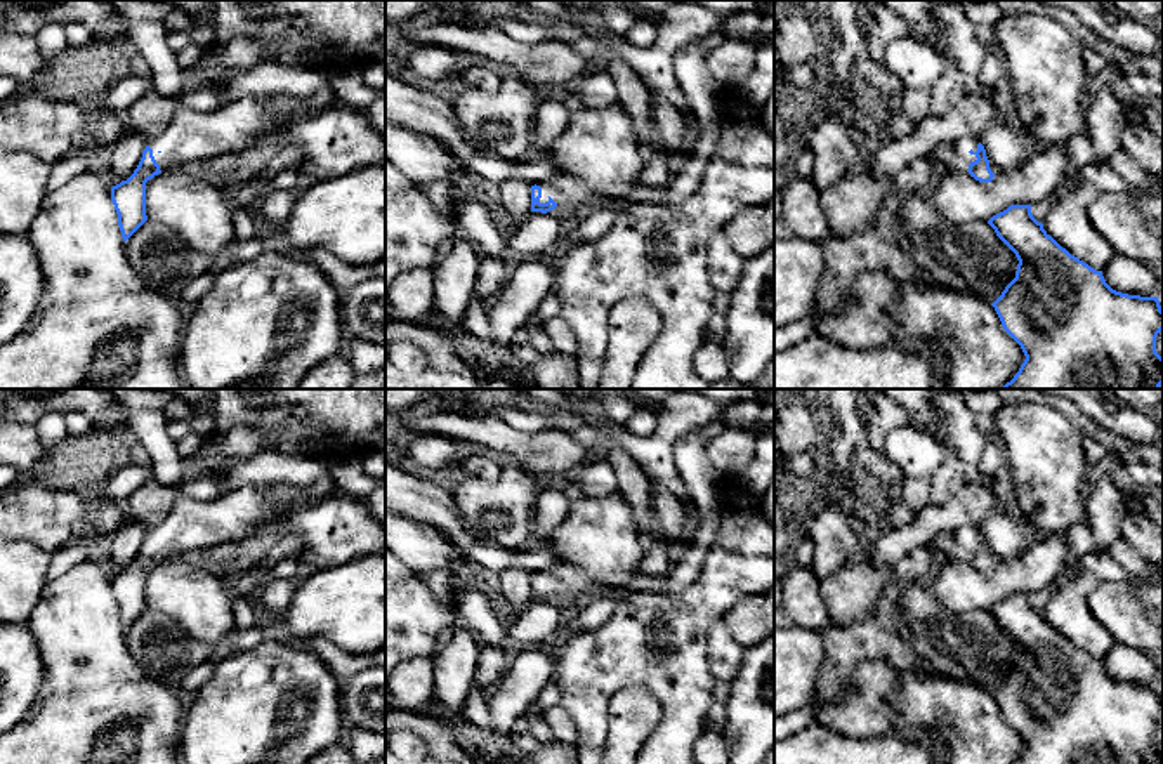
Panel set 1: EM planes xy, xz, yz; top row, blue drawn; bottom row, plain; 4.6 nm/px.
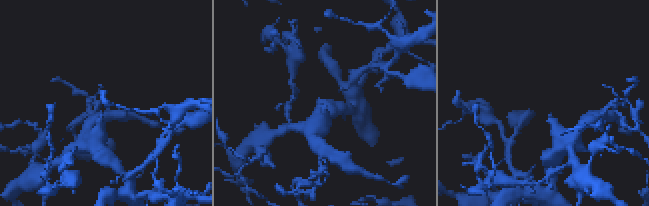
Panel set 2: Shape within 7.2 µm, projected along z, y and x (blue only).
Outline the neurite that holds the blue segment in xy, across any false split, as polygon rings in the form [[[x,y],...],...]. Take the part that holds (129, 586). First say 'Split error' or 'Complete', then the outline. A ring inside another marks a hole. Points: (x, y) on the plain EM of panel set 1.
Split error. [[[241,486],[210,502],[187,498],[177,488],[168,519],[148,531],[134,563],[111,576],[118,615],[127,630],[146,609],[146,571],[168,557],[191,557],[217,543],[234,543],[273,530],[288,502],[281,486]]]

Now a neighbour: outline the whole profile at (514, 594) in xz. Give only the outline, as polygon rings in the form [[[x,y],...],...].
[[[509,568],[500,573],[500,604],[507,623],[522,615],[531,601],[531,573],[522,568]]]

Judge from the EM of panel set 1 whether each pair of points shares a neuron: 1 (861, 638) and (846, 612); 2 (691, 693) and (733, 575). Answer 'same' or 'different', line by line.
1: different
2: same

